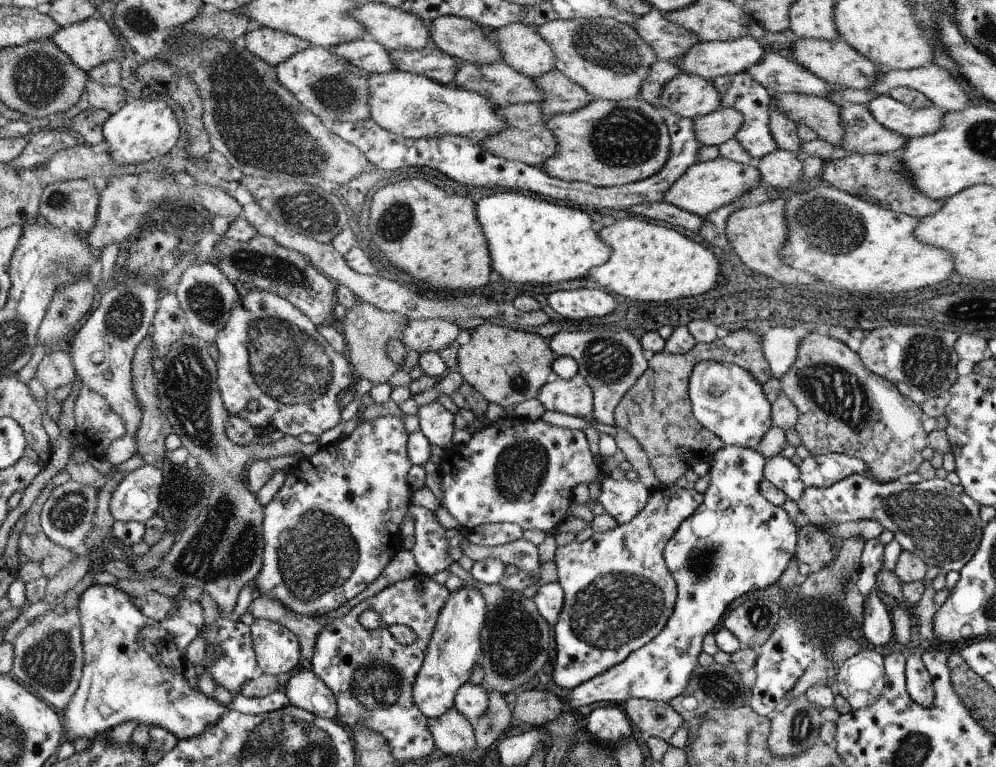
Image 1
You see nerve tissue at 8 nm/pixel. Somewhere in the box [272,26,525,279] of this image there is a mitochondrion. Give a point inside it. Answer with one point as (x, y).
(338, 93)

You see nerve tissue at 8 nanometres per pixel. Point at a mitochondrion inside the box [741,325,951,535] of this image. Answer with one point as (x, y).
(838, 393)

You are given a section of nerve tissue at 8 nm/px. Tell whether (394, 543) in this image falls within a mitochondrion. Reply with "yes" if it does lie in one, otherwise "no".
no

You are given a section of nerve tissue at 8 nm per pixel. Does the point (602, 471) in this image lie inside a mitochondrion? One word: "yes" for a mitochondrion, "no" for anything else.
no

